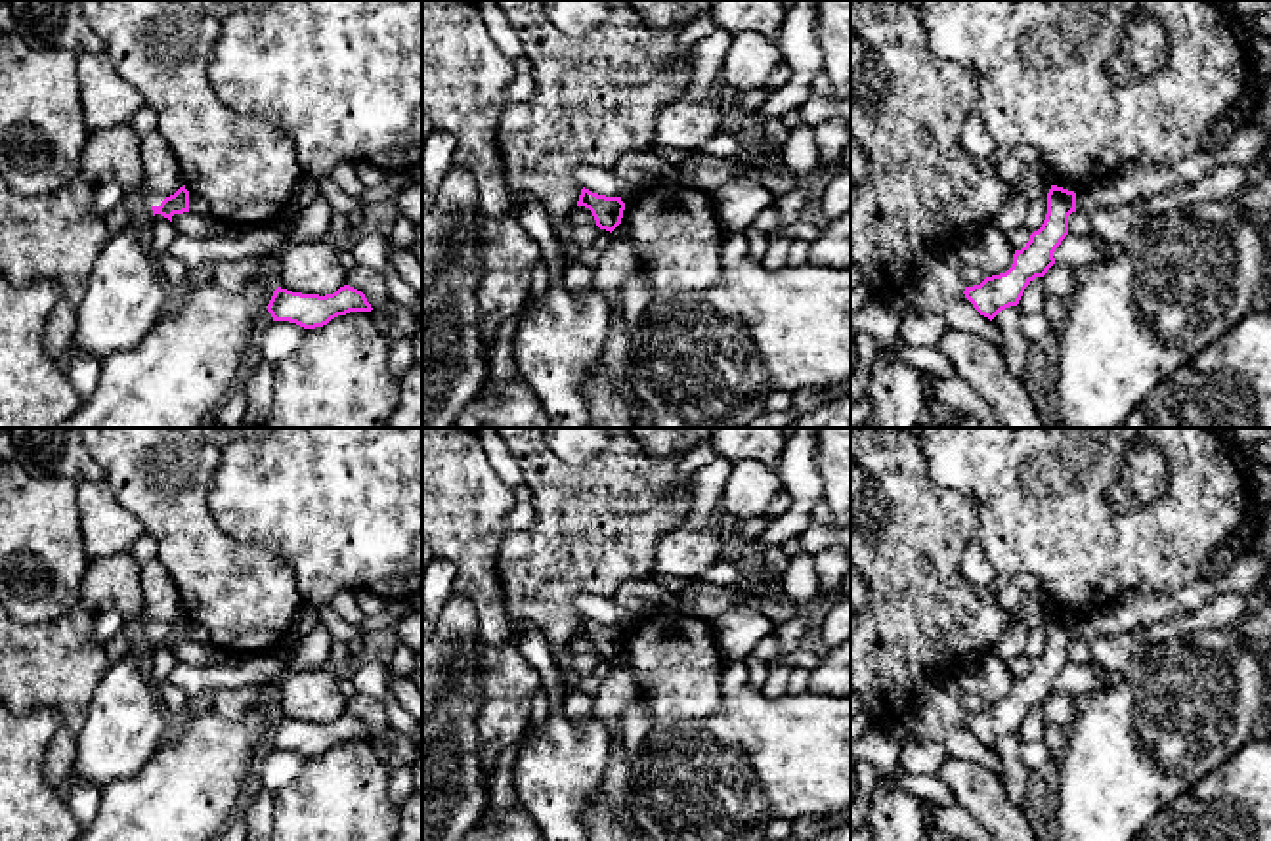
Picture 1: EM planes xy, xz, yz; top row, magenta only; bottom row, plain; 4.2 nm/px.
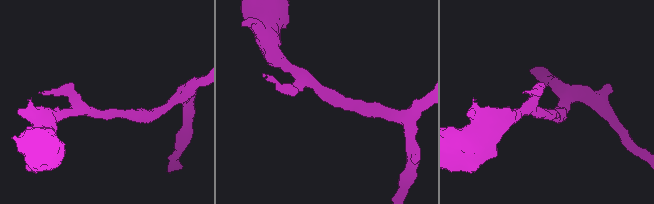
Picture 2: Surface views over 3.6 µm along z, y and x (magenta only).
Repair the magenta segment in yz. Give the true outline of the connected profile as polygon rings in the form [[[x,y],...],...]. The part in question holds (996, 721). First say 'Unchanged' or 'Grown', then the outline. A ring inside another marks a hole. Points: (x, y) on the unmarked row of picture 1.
Unchanged. [[[1051,614],[1047,642],[1030,669],[1013,682],[1005,701],[986,705],[980,713],[965,715],[963,722],[973,736],[990,749],[1005,736],[1017,734],[1024,717],[1044,705],[1055,692],[1053,680],[1068,663],[1068,644],[1076,640],[1076,621]]]

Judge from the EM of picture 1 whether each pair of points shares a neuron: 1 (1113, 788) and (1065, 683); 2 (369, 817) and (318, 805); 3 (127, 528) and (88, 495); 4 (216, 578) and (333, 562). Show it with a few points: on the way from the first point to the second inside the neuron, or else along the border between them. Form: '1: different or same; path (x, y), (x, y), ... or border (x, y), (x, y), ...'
1: different; border (1099, 687), (1082, 702)
2: same; path (356, 817), (331, 817)
3: same; path (117, 524), (98, 505)
4: different; border (255, 545), (272, 551), (291, 568), (304, 603)

